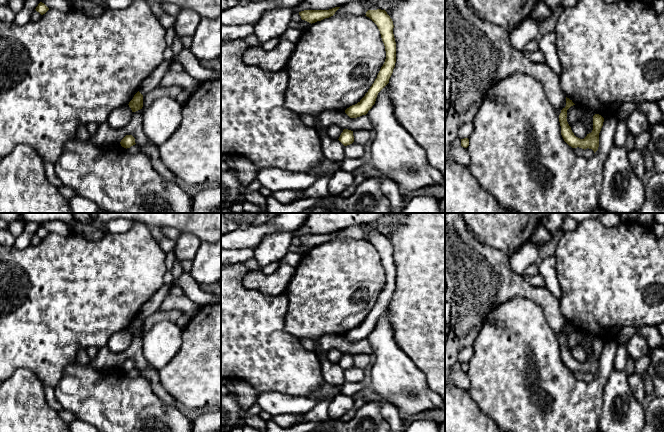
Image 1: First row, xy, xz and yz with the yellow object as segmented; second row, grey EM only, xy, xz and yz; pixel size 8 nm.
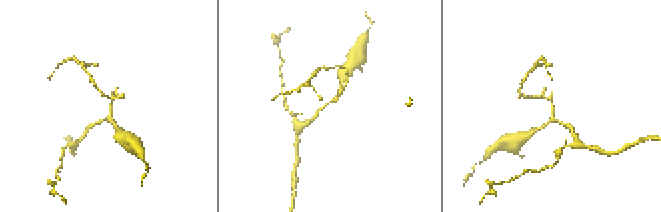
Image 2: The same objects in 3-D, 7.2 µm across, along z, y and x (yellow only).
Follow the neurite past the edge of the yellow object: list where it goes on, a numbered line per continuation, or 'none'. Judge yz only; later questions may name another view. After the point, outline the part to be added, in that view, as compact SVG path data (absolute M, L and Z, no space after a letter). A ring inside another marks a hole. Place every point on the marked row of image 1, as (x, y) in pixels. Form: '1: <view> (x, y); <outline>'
1: yz (578, 128); M581 122L574 123L571 126L571 130L574 133L574 135L580 139L584 139L588 134L588 131L587 131L585 125Z

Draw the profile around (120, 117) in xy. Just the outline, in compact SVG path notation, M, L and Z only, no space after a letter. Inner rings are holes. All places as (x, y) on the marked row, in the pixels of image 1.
M125 105L114 109L106 122L112 129L122 129L130 122L132 115L129 105Z

